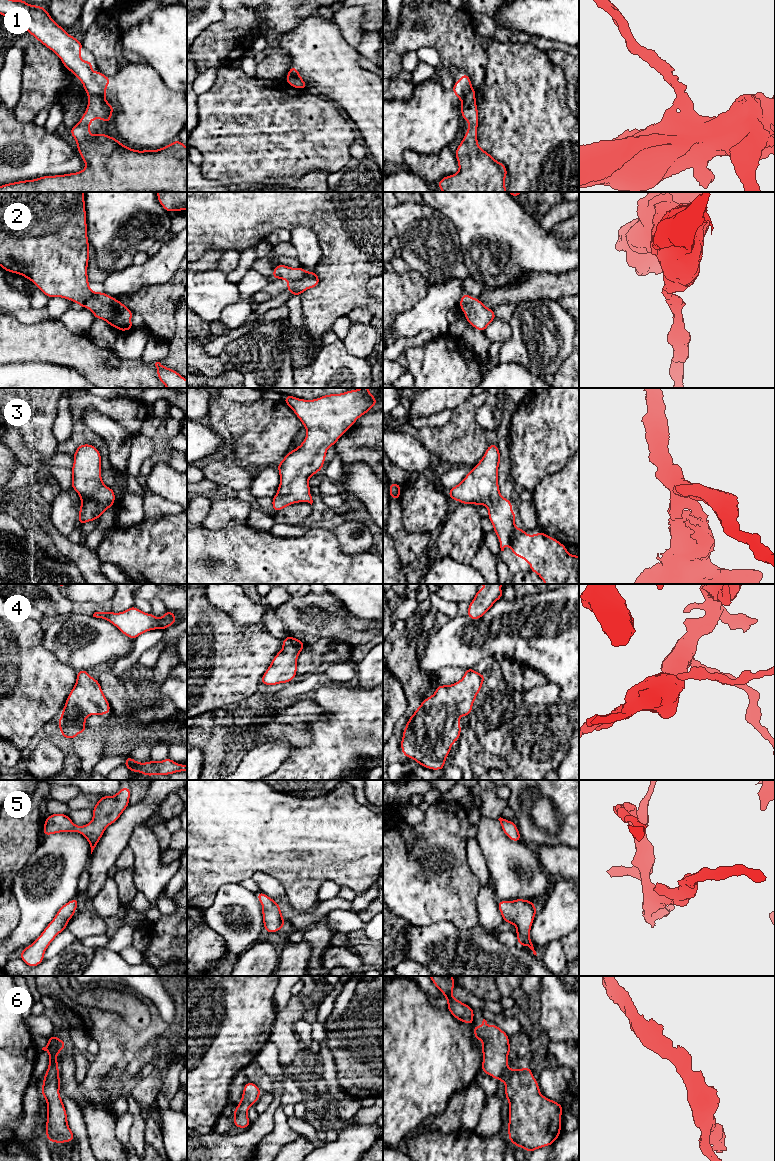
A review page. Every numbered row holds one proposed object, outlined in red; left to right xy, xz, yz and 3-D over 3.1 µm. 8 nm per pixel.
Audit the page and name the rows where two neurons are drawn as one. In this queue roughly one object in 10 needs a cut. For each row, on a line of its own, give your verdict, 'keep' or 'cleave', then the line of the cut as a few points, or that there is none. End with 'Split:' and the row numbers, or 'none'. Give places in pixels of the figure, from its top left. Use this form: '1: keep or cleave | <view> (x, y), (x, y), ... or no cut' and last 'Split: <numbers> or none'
1: cleave | xy (89, 95), (101, 95), (104, 98)
2: keep | no cut
3: keep | no cut
4: keep | no cut
5: keep | no cut
6: keep | no cut
Split: 1

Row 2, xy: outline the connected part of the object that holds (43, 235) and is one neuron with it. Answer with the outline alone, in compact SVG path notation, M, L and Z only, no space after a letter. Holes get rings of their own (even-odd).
M0 192L0 267L6 272L20 274L32 281L48 298L61 297L92 310L95 319L105 320L121 332L131 330L134 326L131 317L134 314L122 302L103 292L93 292L89 287L88 281L88 262L89 262L89 241L87 236L87 222L84 192Z

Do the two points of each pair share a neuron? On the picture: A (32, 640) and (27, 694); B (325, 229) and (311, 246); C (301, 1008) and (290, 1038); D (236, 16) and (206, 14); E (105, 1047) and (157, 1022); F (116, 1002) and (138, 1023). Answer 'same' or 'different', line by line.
A: same
B: different
C: same
D: different
E: same
F: same

